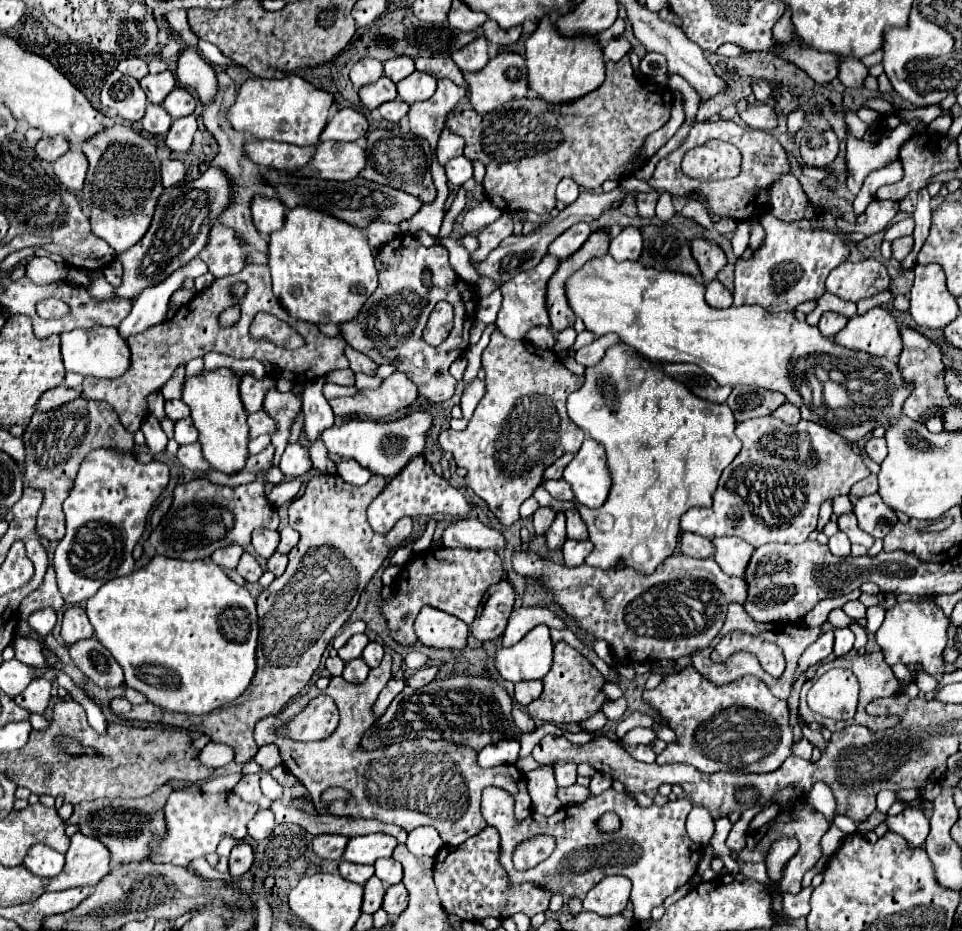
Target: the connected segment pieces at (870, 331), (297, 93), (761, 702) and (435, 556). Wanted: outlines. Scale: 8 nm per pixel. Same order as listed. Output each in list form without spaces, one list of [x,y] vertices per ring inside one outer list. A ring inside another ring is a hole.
[[[882,307],[852,317],[834,341],[842,347],[864,351],[874,357],[892,359],[902,353],[902,337],[896,319]]]
[[[252,77],[240,85],[236,101],[228,109],[226,119],[230,121],[232,129],[252,133],[254,139],[272,139],[300,147],[318,145],[332,103],[334,103],[332,93],[316,89],[302,77],[282,77],[282,79]]]
[[[686,667],[664,675],[658,687],[646,689],[644,701],[650,703],[678,735],[678,745],[666,745],[656,757],[658,765],[686,763],[704,773],[772,773],[792,755],[794,737],[788,721],[788,705],[776,699],[758,677],[746,675],[718,687],[694,667]]]
[[[426,549],[414,553],[410,561],[400,569],[396,577],[396,593],[392,599],[382,601],[380,611],[390,629],[390,637],[400,645],[416,645],[414,619],[424,605],[460,617],[464,623],[472,623],[482,601],[482,595],[490,585],[504,577],[504,567],[494,551],[472,551],[472,549]]]

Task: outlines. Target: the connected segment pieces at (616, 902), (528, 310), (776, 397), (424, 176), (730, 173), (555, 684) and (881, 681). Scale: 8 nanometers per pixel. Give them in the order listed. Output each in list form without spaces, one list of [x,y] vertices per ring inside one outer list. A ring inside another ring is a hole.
[[[614,875],[604,877],[590,893],[584,897],[584,911],[592,911],[598,915],[616,915],[620,913],[630,899],[630,881],[626,877]]]
[[[548,255],[530,271],[524,271],[502,285],[502,307],[498,311],[496,325],[504,337],[522,339],[532,327],[548,325],[548,313],[544,309],[544,285],[548,283],[548,277],[556,271],[556,267],[558,267],[558,261],[552,255]]]
[[[736,385],[726,405],[732,409],[736,423],[742,423],[746,419],[770,415],[784,401],[786,397],[782,393],[772,393],[756,385]]]
[[[400,127],[392,129],[374,129],[366,137],[366,167],[360,171],[360,177],[368,181],[376,181],[382,185],[392,185],[396,189],[404,189],[406,193],[412,193],[420,197],[420,201],[430,203],[436,197],[434,181],[430,175],[430,161],[432,161],[432,149],[426,139],[402,131]]]
[[[706,141],[682,159],[682,171],[698,181],[728,179],[740,173],[740,151],[724,141]]]
[[[558,641],[554,645],[554,663],[546,677],[542,679],[544,691],[540,699],[532,701],[528,705],[528,713],[542,721],[552,723],[578,723],[602,709],[602,705],[608,701],[604,695],[604,677],[590,665],[588,659],[584,659],[576,649],[566,645],[564,641]]]
[[[852,649],[852,651],[850,651],[848,655],[844,655],[844,657],[836,657],[836,659],[832,659],[830,663],[822,663],[822,665],[816,669],[814,679],[806,681],[804,687],[802,687],[802,693],[800,693],[800,713],[802,713],[802,719],[806,719],[808,723],[818,721],[818,723],[822,723],[824,727],[828,727],[828,729],[832,729],[832,731],[838,731],[838,729],[844,729],[853,724],[866,725],[866,727],[868,727],[868,713],[864,711],[864,707],[868,705],[868,701],[872,701],[872,699],[876,699],[876,697],[890,697],[890,695],[896,695],[898,689],[900,689],[900,683],[896,681],[892,669],[888,667],[888,663],[884,661],[884,657],[882,657],[880,651],[876,651],[876,653],[858,653],[856,649]],[[832,667],[844,667],[844,669],[850,669],[850,671],[858,677],[858,681],[860,681],[860,703],[858,703],[855,716],[850,720],[836,721],[834,719],[823,717],[822,715],[816,715],[816,713],[806,705],[806,693],[808,693],[808,689],[812,687],[814,679],[818,679],[822,673],[826,673],[826,671],[832,669]]]

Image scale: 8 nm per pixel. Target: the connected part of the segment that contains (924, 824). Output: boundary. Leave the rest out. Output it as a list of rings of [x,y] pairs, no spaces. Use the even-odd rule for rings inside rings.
[[[904,809],[902,813],[888,817],[886,825],[890,831],[896,831],[898,835],[902,835],[912,847],[924,845],[930,833],[930,821],[920,809]]]

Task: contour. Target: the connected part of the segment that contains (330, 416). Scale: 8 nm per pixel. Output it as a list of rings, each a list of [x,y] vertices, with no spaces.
[[[324,377],[312,379],[306,383],[304,391],[304,401],[302,401],[302,411],[304,411],[304,431],[308,437],[320,439],[320,433],[334,423],[334,413],[322,395],[322,385]]]

